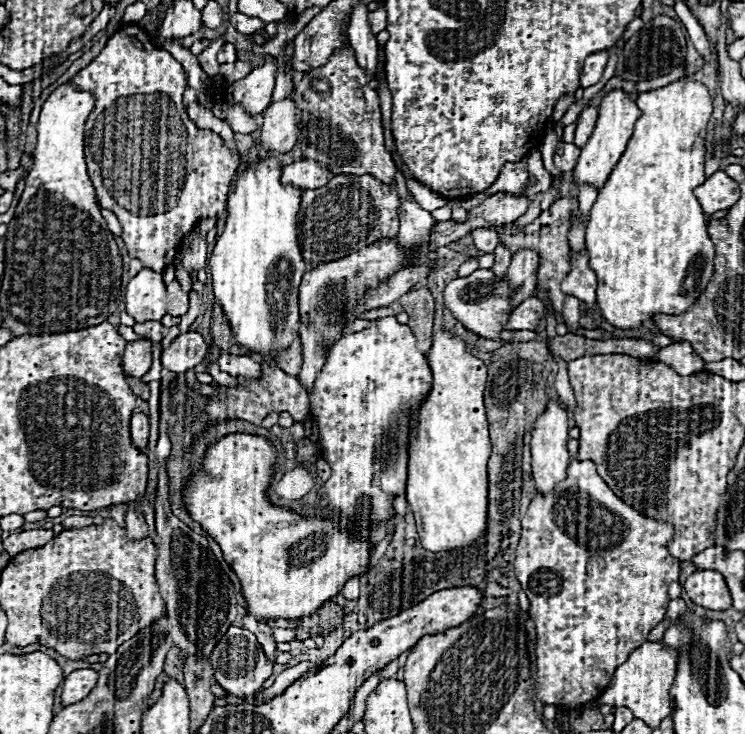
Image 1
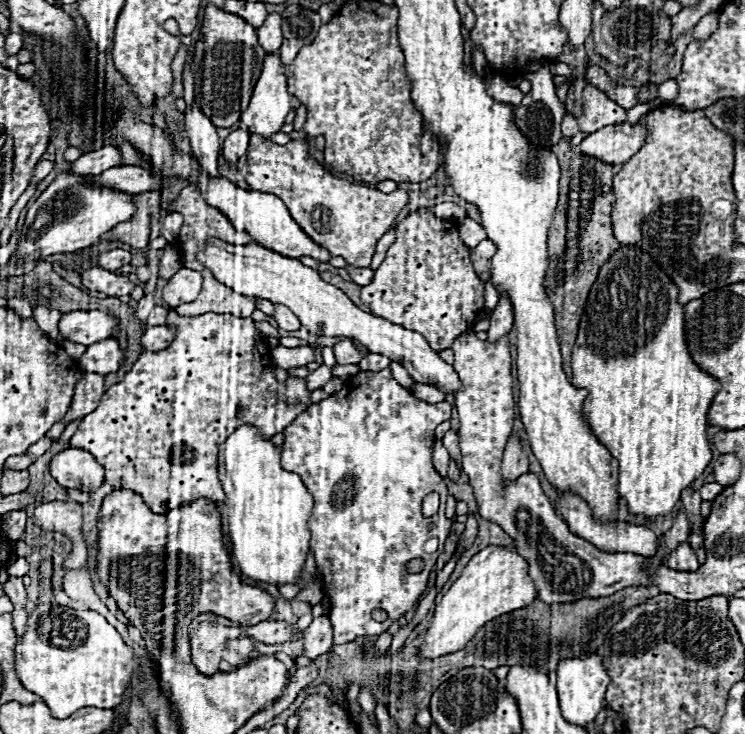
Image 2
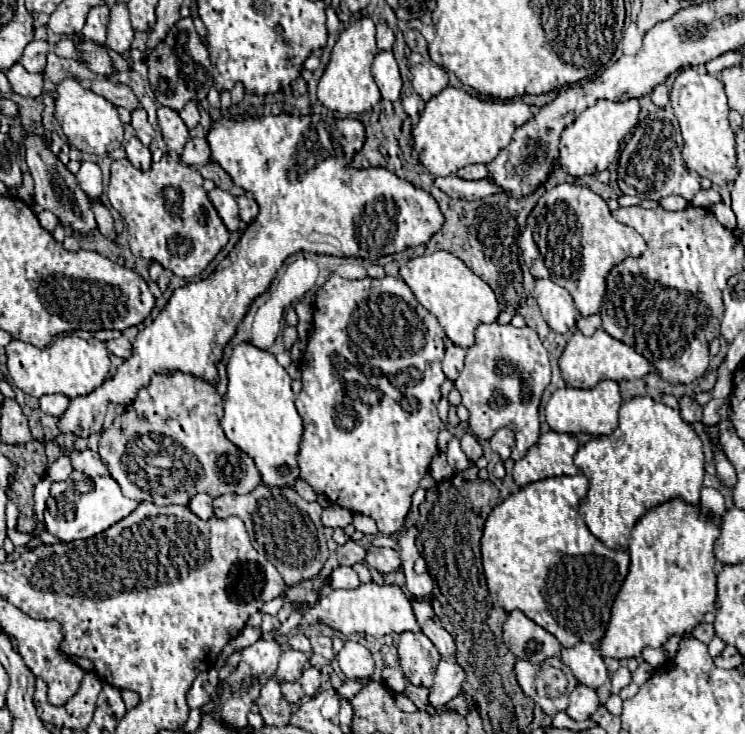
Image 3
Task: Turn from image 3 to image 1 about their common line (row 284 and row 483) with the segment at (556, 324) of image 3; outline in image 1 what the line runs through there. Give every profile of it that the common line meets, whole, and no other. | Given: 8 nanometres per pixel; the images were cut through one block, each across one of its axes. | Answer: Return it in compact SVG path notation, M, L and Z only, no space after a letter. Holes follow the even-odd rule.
M548 402L548 410L538 418L532 432L532 476L536 482L536 490L540 494L552 494L556 484L562 482L568 474L568 464L572 462L568 454L568 416L566 410L558 402Z

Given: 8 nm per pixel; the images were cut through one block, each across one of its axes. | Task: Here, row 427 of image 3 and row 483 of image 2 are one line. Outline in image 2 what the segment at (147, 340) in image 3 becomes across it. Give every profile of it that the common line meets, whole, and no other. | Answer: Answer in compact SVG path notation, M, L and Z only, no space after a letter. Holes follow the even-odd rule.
M68 448L54 456L50 464L52 476L64 488L76 488L80 492L94 492L104 482L104 469L90 452L80 448Z

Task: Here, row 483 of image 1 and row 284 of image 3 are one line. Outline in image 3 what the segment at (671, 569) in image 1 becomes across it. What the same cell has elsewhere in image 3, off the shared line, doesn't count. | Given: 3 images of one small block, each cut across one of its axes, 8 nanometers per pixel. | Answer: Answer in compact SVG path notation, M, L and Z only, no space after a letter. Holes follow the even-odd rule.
M560 184L540 196L528 216L528 224L520 236L524 262L534 278L550 278L564 286L582 316L598 314L604 294L604 276L614 264L628 256L640 256L644 238L626 224L612 218L606 202L590 188Z

